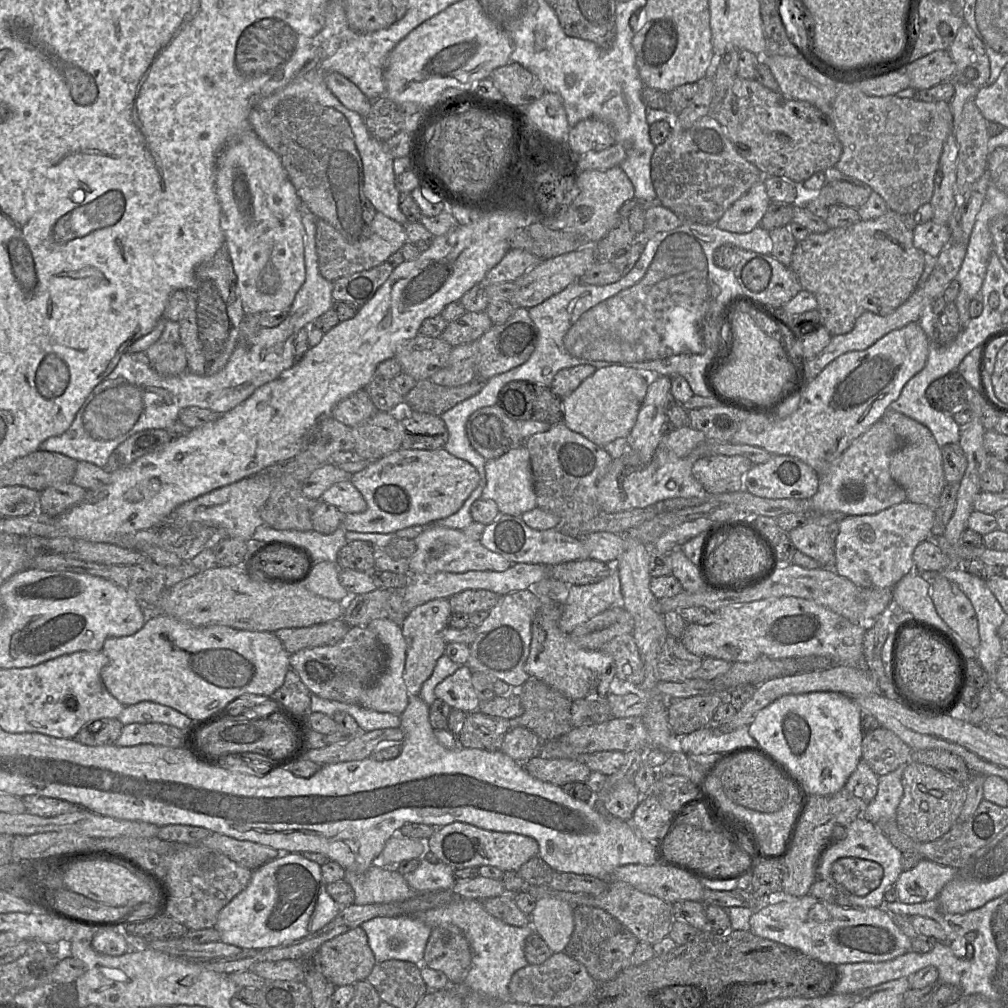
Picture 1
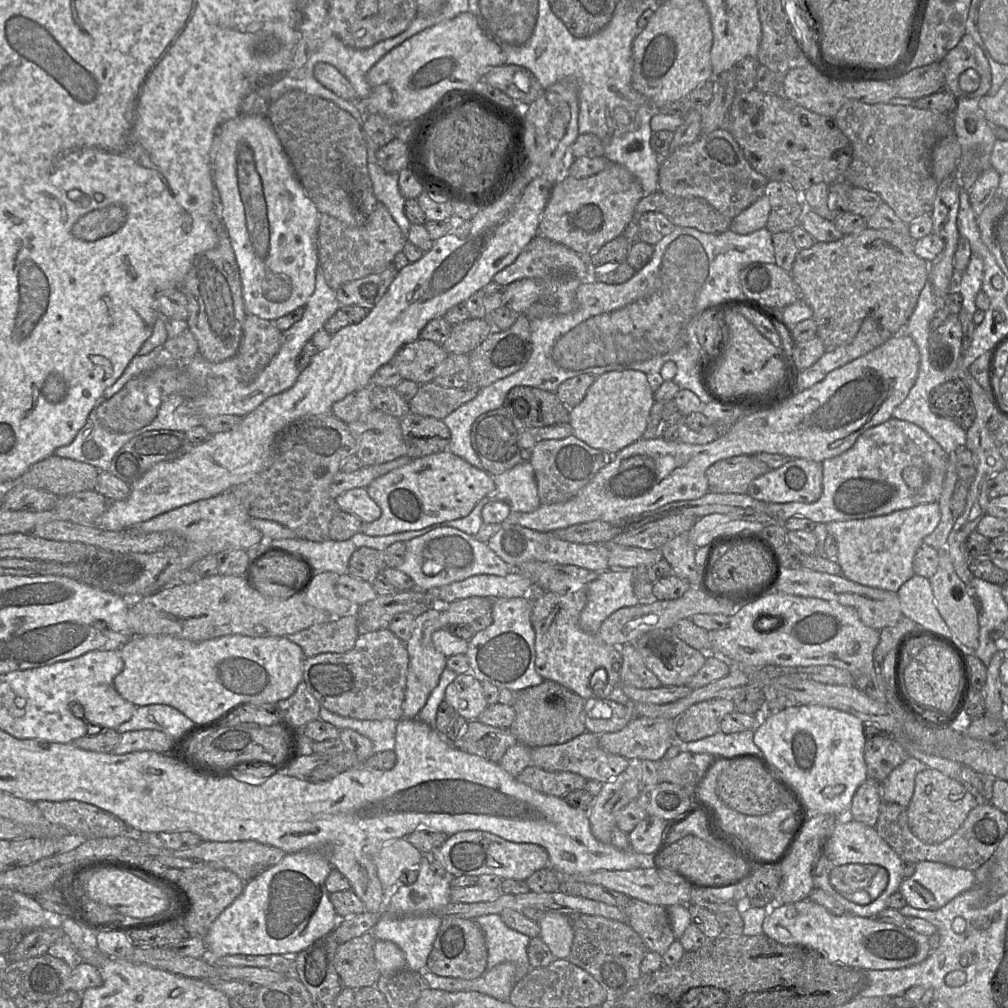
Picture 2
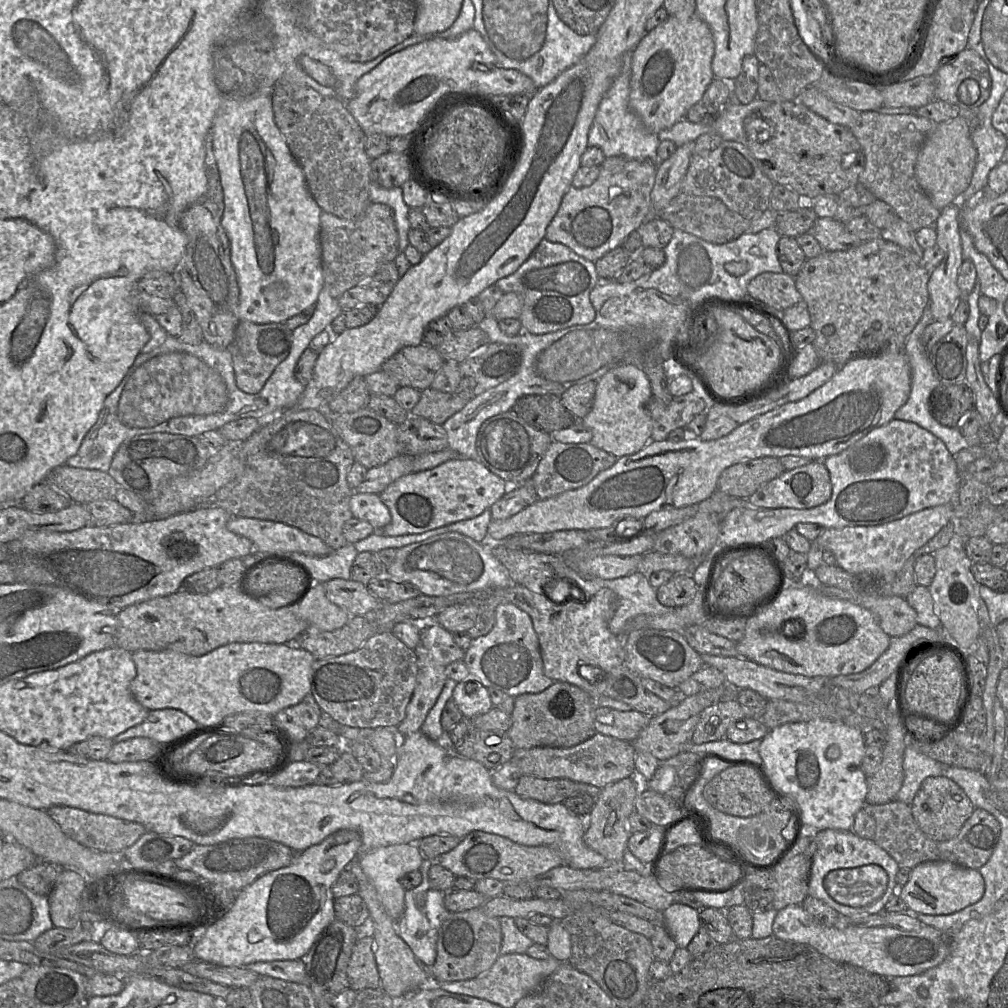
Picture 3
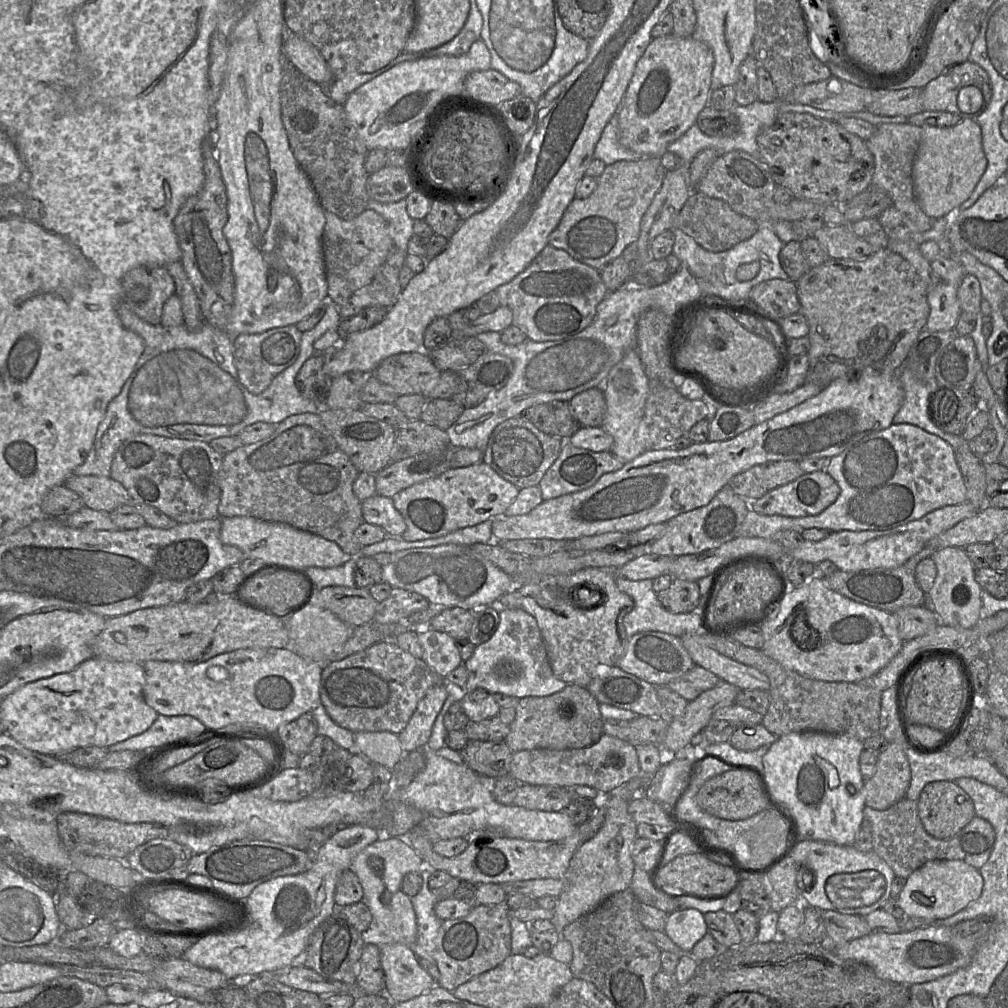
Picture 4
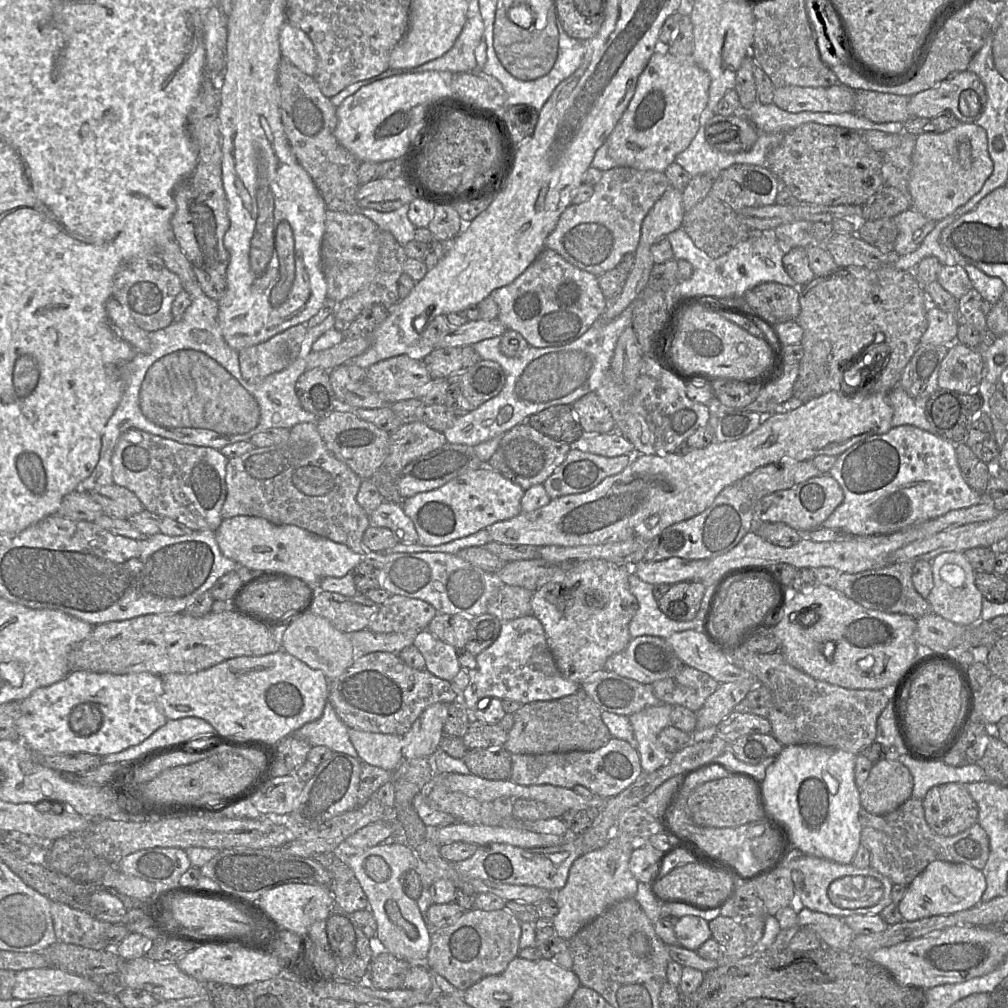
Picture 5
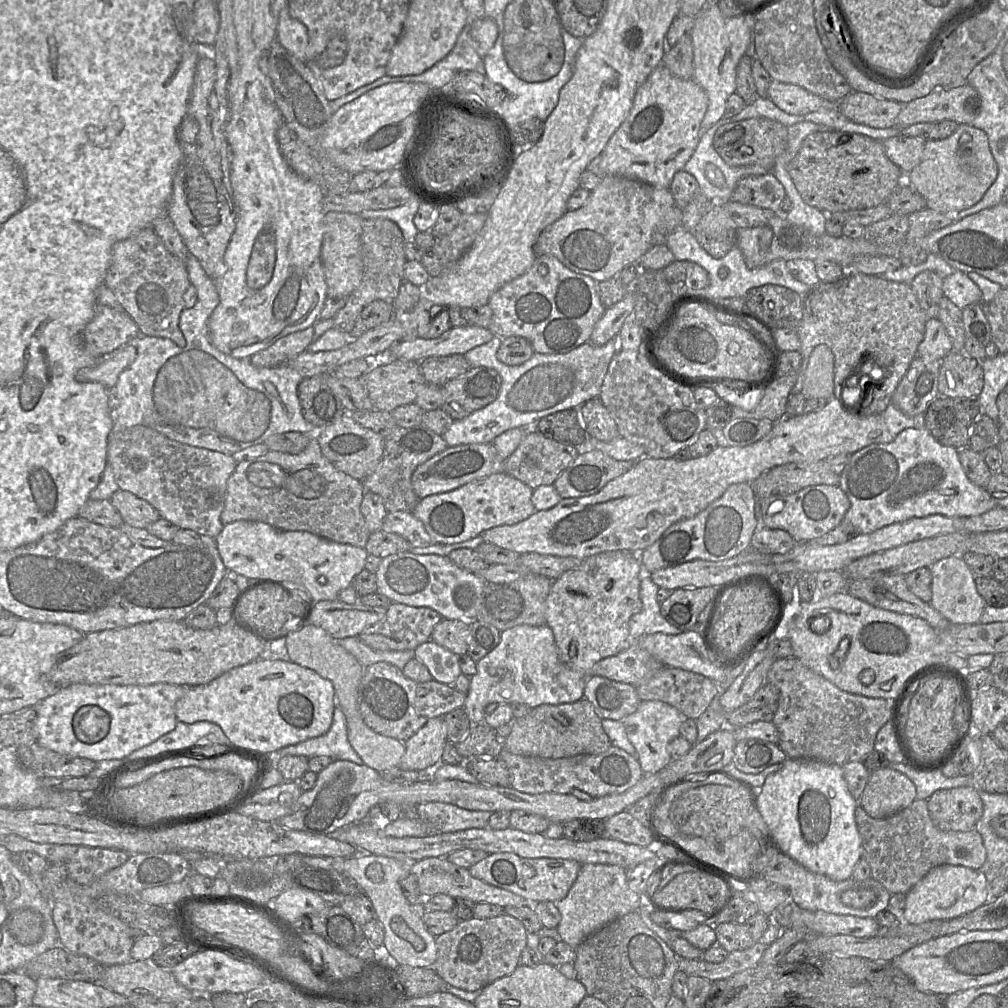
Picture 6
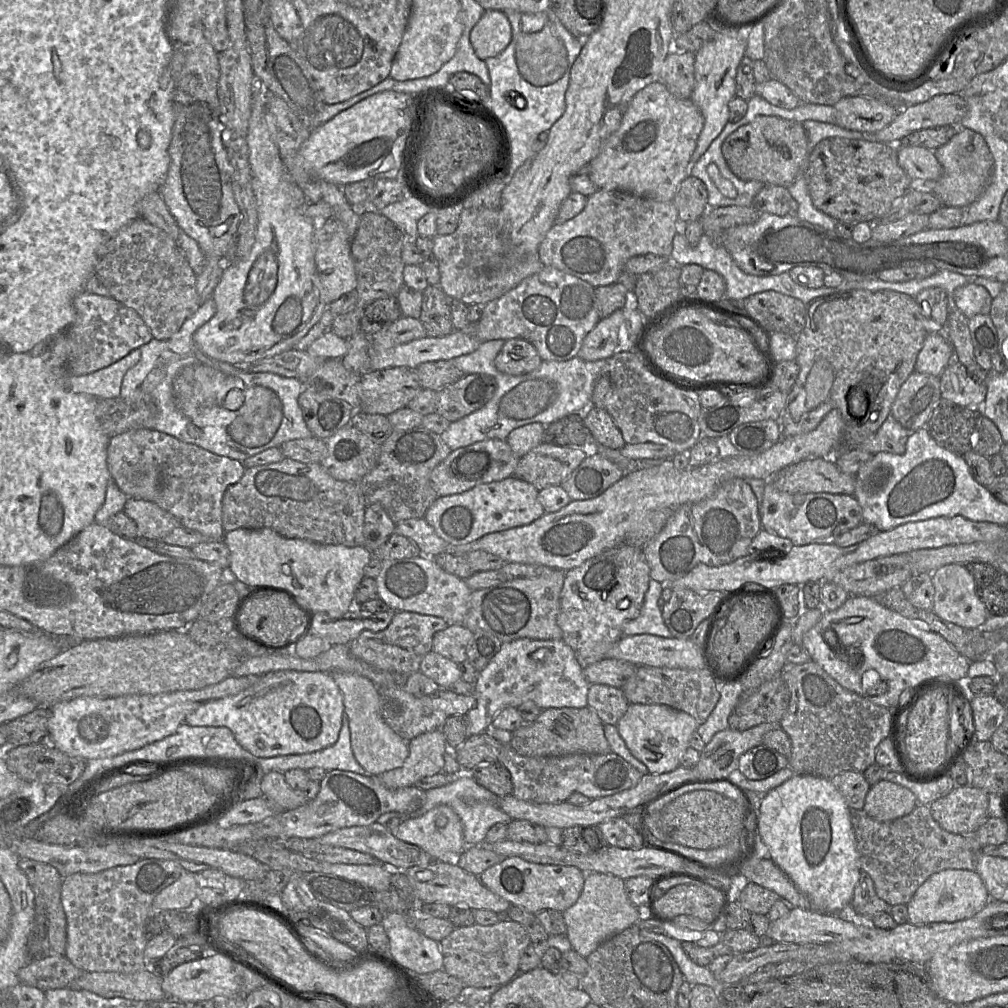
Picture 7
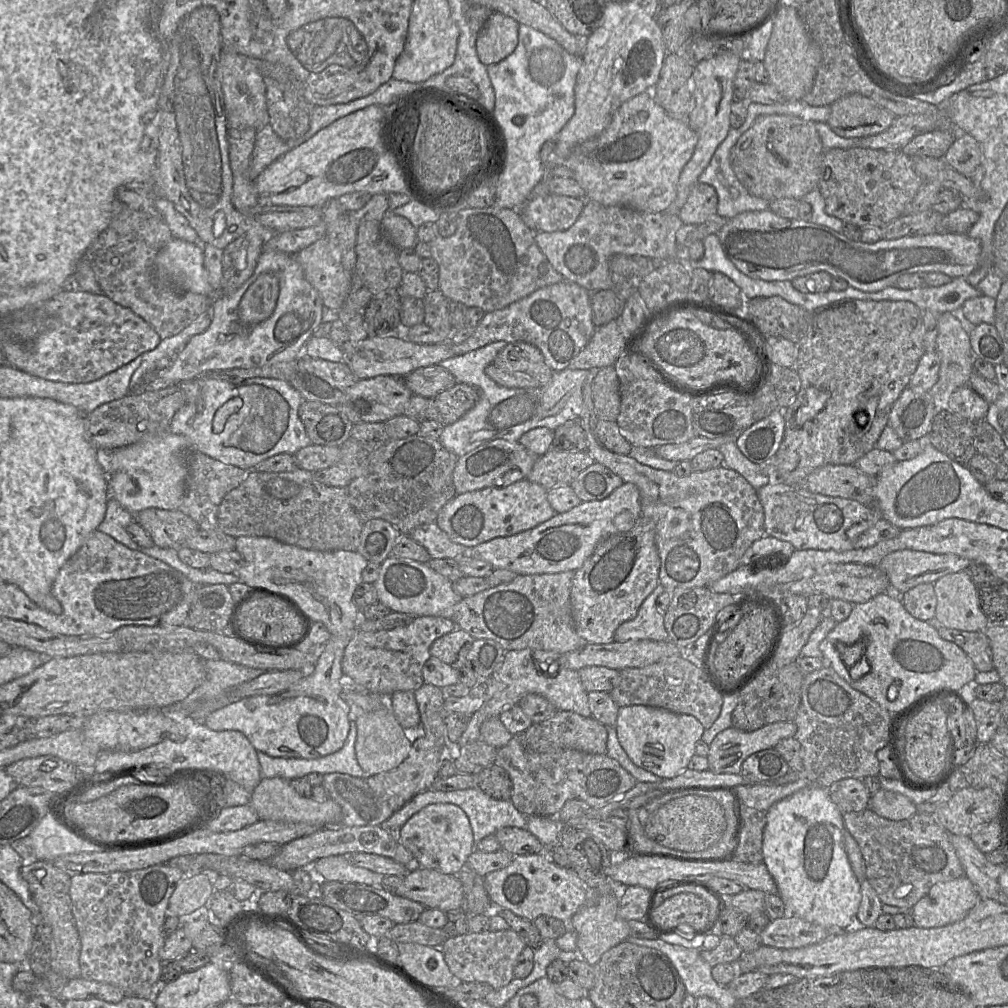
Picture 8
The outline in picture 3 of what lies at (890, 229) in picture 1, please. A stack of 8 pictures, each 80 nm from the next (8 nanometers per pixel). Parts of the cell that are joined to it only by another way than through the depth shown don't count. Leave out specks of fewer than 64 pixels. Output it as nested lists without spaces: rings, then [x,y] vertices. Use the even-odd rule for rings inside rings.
[[[883,238],[864,241],[857,247],[849,250],[823,251],[820,255],[807,259],[794,279],[796,288],[801,294],[802,301],[806,305],[810,314],[810,326],[815,331],[815,340],[813,345],[820,362],[831,362],[837,367],[841,367],[856,357],[877,355],[882,352],[899,352],[904,350],[904,345],[908,336],[911,334],[921,319],[924,311],[929,306],[929,274],[930,271],[928,271],[923,265],[914,262],[904,249]]]

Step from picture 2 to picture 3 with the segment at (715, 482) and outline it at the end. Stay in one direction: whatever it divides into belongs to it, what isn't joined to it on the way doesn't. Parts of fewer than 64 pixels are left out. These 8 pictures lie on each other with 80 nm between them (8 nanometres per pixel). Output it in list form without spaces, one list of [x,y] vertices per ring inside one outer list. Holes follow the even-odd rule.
[[[761,457],[736,463],[720,475],[717,490],[732,497],[748,499],[763,484],[785,471],[775,457]]]

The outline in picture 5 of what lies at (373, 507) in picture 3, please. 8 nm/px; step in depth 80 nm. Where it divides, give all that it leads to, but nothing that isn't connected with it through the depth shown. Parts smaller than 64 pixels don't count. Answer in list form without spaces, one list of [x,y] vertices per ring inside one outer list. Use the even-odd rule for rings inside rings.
[[[383,501],[376,510],[368,515],[368,519],[372,526],[391,530],[399,542],[418,544],[418,534],[413,521],[397,503]]]

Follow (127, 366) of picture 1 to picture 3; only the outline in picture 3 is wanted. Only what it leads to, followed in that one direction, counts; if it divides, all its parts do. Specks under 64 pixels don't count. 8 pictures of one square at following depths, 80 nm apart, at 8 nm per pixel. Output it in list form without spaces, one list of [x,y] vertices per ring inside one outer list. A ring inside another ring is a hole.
[[[326,287],[320,291],[313,308],[310,320],[292,331],[292,347],[288,357],[275,368],[264,387],[256,394],[248,394],[238,388],[230,348],[217,348],[204,340],[197,345],[190,345],[168,335],[161,346],[137,356],[119,386],[106,397],[97,422],[84,437],[78,452],[69,458],[66,464],[108,472],[120,445],[133,437],[155,432],[196,437],[206,431],[218,430],[224,424],[241,418],[255,418],[264,425],[274,420],[277,414],[295,408],[304,390],[304,386],[294,376],[295,366],[301,354],[310,347],[312,339],[320,332],[328,330],[332,321],[342,311],[338,300],[330,295]]]

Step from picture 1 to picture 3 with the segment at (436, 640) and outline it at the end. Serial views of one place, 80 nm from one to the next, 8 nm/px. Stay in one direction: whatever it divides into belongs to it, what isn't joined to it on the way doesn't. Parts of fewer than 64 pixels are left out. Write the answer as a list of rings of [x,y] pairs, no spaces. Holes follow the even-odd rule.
[[[422,642],[415,648],[418,674],[403,721],[395,728],[396,754],[404,738],[421,731],[427,714],[436,703],[447,680],[445,667],[436,662]]]

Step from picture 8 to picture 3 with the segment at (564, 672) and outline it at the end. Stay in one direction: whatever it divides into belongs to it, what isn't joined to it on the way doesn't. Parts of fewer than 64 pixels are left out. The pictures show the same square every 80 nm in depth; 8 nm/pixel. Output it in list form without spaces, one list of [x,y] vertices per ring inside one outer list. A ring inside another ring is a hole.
[[[509,603],[499,604],[494,608],[494,610],[495,610],[496,621],[495,621],[495,625],[494,625],[493,629],[485,636],[473,639],[470,647],[468,648],[468,650],[465,653],[464,662],[468,668],[469,675],[466,679],[463,680],[463,682],[467,682],[468,680],[478,681],[487,689],[489,689],[489,688],[498,689],[512,697],[517,697],[519,695],[526,694],[526,693],[533,693],[533,694],[540,693],[540,692],[546,690],[555,681],[553,681],[552,679],[547,677],[544,673],[543,659],[541,656],[539,639],[538,639],[536,631],[534,630],[531,617],[525,611],[521,610],[519,607],[517,607],[513,604],[509,604]]]

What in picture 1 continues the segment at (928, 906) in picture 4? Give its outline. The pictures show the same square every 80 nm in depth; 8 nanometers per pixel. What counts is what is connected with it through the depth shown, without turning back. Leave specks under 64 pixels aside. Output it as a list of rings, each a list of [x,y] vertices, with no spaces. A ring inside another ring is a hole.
[[[922,859],[913,869],[903,871],[895,882],[898,902],[918,904],[935,900],[956,870]]]

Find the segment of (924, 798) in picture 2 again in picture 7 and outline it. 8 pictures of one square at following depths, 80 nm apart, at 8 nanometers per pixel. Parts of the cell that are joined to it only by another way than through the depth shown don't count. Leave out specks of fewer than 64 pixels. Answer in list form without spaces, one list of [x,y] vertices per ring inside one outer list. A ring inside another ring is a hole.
[[[973,786],[954,788],[949,794],[934,800],[929,808],[940,827],[947,832],[963,836],[973,836],[975,831],[989,818],[989,794]]]

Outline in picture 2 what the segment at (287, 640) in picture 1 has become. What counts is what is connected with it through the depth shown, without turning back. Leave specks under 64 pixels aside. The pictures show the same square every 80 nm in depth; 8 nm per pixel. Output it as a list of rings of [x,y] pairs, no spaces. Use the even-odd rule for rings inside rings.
[[[350,614],[313,625],[287,637],[302,648],[306,657],[313,657],[327,652],[348,652],[354,648],[360,634],[357,617]]]

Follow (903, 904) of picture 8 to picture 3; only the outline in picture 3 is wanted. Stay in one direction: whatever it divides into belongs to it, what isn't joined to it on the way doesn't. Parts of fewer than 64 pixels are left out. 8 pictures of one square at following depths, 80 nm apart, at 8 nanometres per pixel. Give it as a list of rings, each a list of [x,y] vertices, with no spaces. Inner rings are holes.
[[[893,800],[879,805],[865,803],[863,808],[875,820],[874,841],[897,862],[899,868],[912,870],[923,862],[947,861],[978,870],[989,860],[1000,838],[999,822],[981,808],[975,808],[959,833],[947,841],[929,838],[916,823],[911,805],[901,801]]]

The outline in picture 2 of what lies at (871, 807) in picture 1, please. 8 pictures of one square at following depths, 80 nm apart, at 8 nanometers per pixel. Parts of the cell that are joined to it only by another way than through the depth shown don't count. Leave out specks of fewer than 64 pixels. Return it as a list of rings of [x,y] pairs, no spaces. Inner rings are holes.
[[[909,756],[880,782],[882,801],[907,808],[913,796],[916,775],[926,768],[919,759]]]

